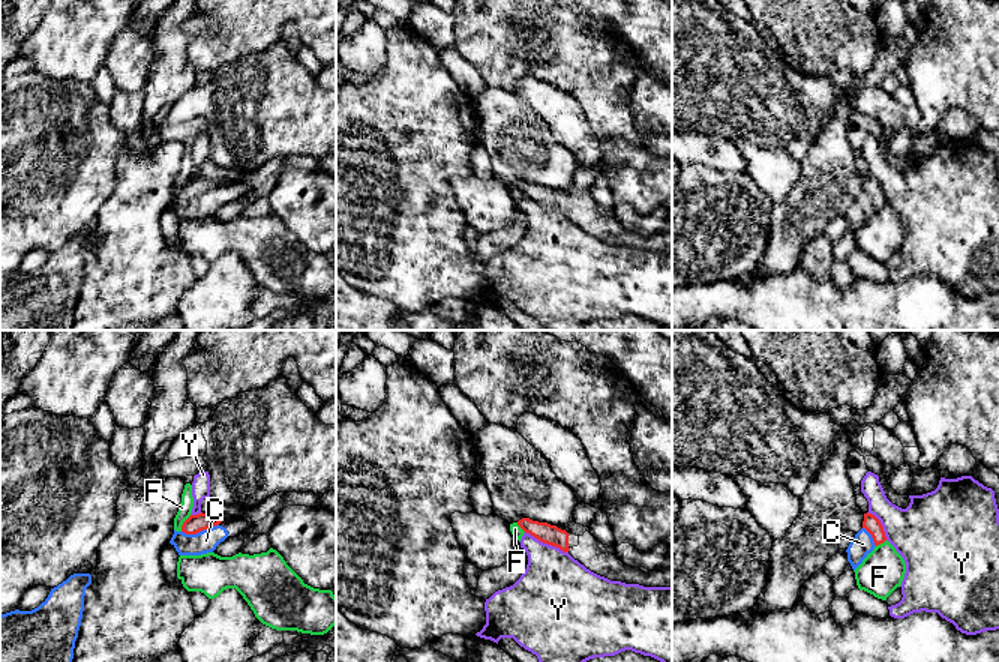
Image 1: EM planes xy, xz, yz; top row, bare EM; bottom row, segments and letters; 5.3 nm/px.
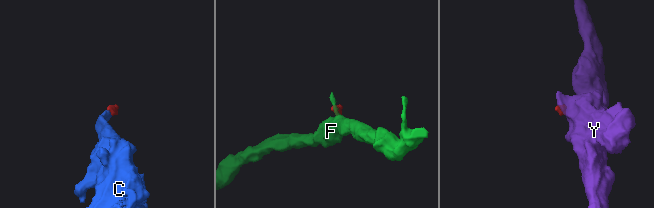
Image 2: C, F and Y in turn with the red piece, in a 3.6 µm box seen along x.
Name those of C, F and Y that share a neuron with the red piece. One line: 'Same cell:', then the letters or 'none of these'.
Same cell: C

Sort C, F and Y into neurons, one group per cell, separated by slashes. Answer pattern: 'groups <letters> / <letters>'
groups C / F / Y

